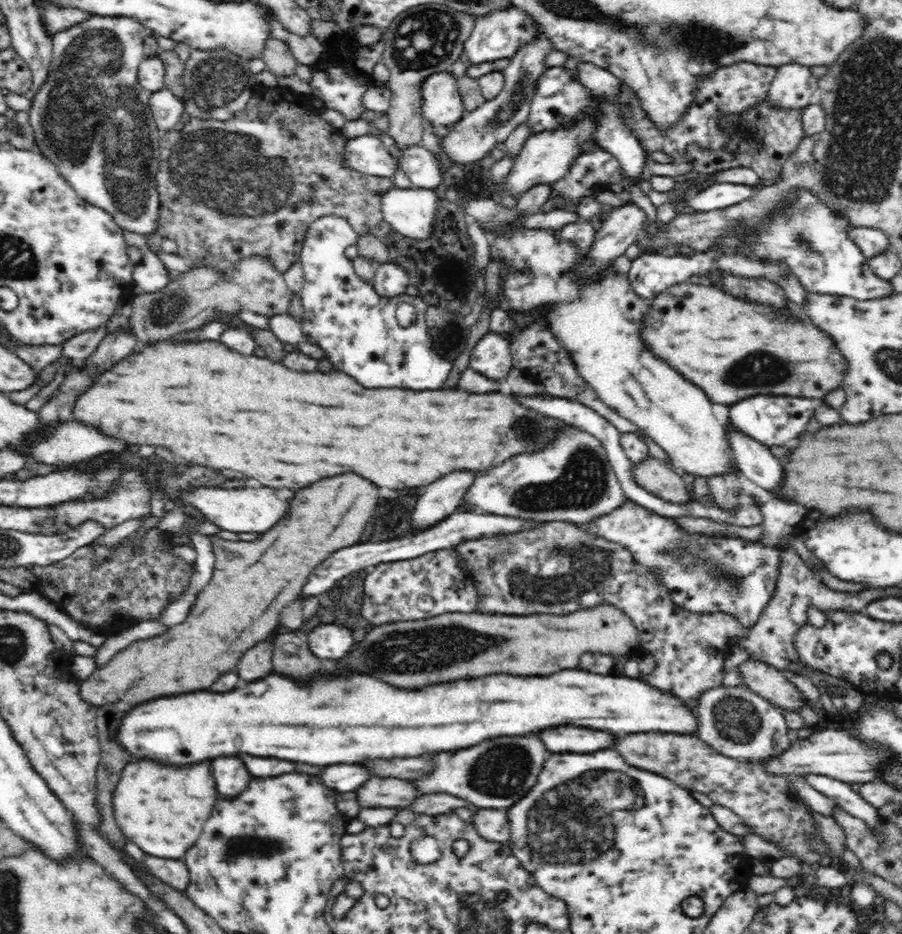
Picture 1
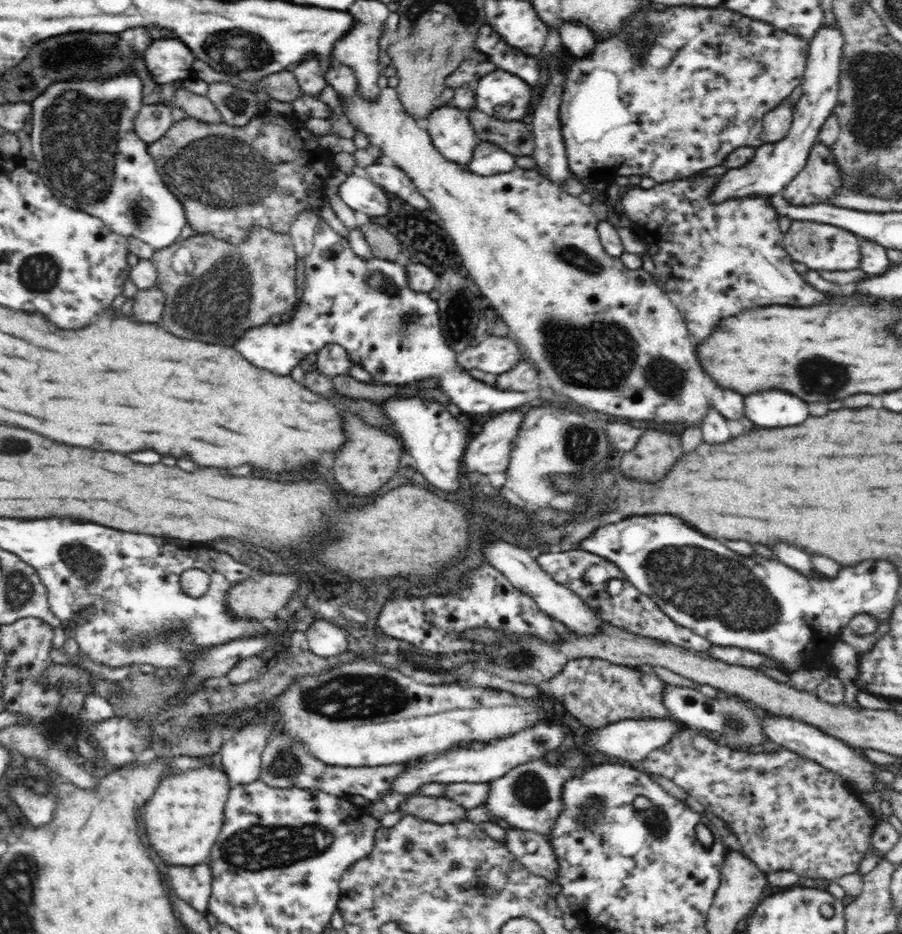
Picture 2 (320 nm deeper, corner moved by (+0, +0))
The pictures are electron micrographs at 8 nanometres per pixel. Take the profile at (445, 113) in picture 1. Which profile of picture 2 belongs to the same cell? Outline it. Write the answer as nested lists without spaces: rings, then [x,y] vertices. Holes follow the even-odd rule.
[[[452,104],[435,108],[425,123],[432,144],[445,159],[461,166],[472,160],[474,148],[480,140],[463,111]]]

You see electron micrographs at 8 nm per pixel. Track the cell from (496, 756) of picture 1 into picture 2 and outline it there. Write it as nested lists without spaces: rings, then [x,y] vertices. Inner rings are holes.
[[[544,757],[524,762],[504,776],[488,782],[488,796],[482,807],[486,807],[492,816],[506,820],[513,828],[537,832],[545,837],[550,836],[554,822],[562,814],[562,786],[570,774],[559,763],[549,764]]]

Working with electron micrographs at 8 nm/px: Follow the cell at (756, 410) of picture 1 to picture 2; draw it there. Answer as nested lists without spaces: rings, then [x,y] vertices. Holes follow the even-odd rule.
[[[778,390],[746,396],[744,412],[754,424],[762,428],[796,426],[810,416],[808,404],[804,400],[798,400],[798,396]]]

